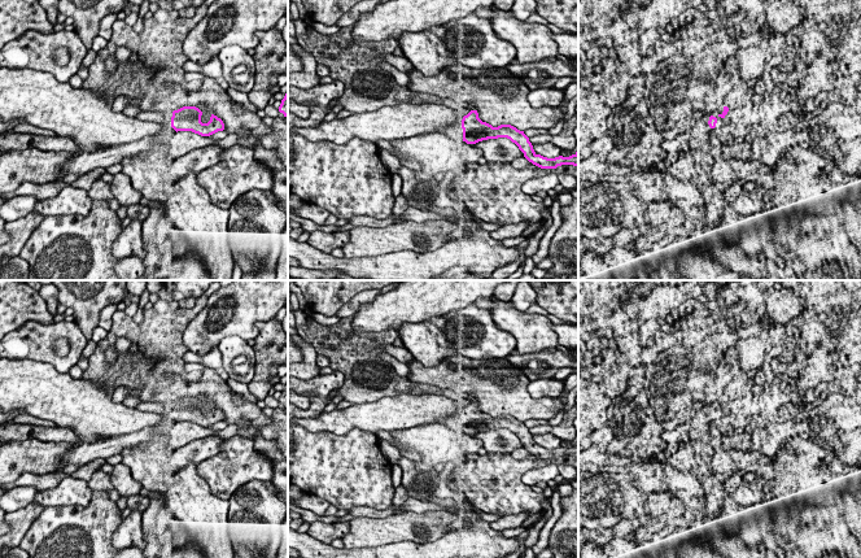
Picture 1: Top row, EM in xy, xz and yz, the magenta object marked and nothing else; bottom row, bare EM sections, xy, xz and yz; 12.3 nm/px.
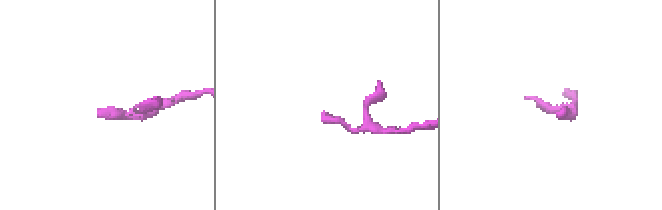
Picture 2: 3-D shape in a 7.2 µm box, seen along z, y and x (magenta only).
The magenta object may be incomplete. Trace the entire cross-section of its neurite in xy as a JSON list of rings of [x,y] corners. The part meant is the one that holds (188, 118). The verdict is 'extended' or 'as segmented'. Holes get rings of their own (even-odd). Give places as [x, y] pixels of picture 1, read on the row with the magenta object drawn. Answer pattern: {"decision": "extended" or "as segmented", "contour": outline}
{"decision": "extended", "contour": [[[183,106],[178,110],[169,112],[140,112],[135,118],[140,121],[156,122],[161,130],[172,131],[192,131],[201,136],[210,136],[224,130],[224,123],[220,118],[211,114],[207,123],[201,122],[202,112],[196,106]]]}

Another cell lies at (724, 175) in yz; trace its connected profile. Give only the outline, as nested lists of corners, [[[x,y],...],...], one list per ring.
[[[714,164],[712,176],[717,182],[718,189],[729,205],[735,202],[737,199],[744,193],[743,186],[737,183],[737,175],[730,166]]]

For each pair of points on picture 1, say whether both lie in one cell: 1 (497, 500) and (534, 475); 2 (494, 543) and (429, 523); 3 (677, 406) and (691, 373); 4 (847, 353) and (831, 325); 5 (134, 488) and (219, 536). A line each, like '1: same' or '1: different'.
1: different
2: different
3: same
4: different
5: different

